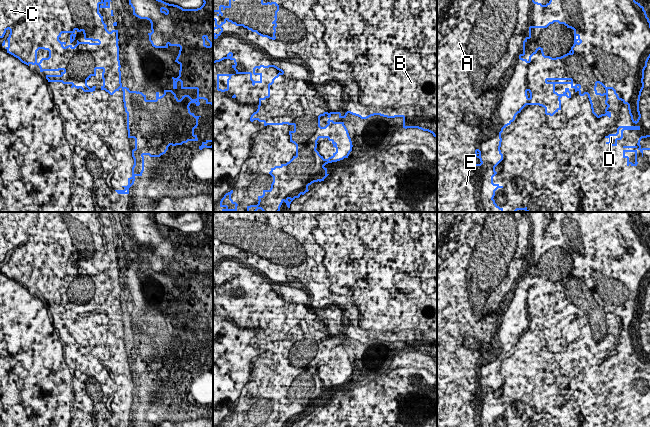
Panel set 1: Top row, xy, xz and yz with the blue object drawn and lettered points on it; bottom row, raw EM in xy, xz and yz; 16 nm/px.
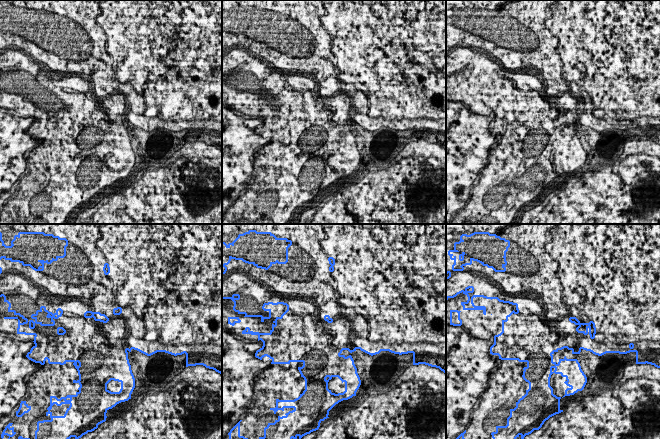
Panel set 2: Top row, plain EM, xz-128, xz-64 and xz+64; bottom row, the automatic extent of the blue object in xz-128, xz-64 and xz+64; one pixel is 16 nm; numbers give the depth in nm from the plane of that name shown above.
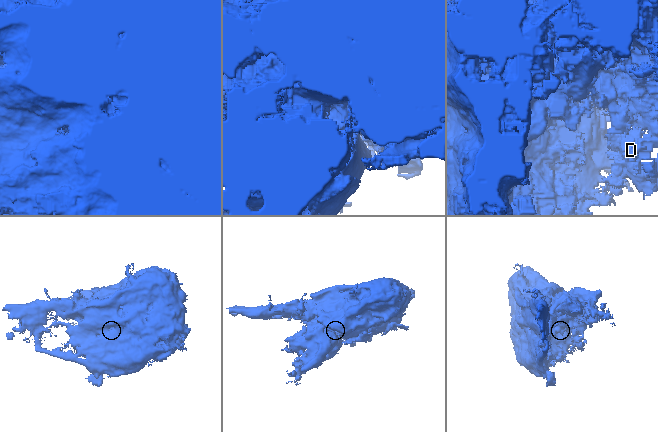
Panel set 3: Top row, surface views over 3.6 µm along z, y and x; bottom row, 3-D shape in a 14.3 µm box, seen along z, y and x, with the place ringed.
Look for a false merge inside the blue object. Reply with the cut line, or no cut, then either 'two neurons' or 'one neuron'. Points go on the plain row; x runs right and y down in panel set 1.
cut yz (551, 215), (580, 222), (592, 257), (576, 297); two neurons

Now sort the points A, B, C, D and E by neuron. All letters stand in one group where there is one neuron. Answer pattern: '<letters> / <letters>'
A B E / C D

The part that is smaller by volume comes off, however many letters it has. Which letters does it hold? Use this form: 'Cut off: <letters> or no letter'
Cut off: C, D

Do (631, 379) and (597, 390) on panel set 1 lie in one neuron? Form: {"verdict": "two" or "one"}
{"verdict": "one"}

